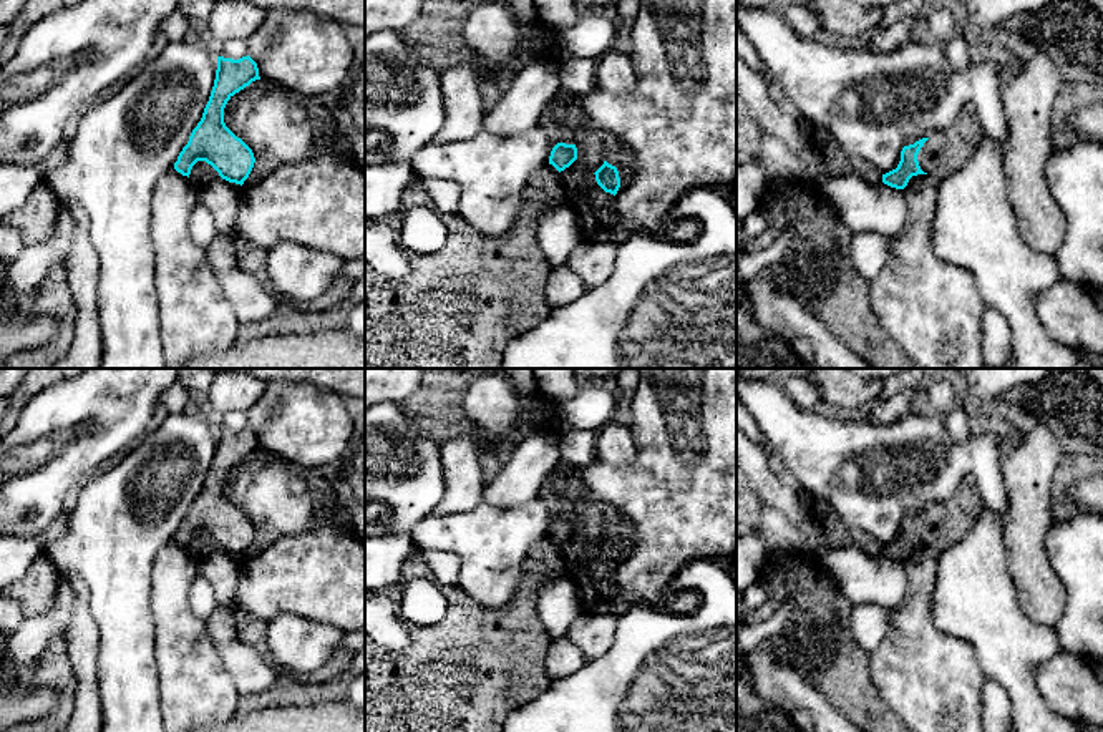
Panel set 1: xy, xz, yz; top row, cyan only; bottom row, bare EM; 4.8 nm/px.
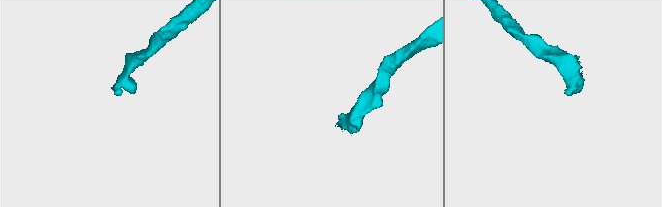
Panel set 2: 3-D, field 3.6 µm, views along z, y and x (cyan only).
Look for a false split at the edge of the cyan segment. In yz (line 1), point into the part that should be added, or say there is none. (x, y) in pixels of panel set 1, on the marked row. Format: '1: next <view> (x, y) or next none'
1: next yz (944, 153)

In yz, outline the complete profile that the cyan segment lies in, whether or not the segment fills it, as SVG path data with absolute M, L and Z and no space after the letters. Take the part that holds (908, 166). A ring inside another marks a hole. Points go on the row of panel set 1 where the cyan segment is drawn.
M969 105L949 129L904 146L897 168L882 174L882 183L904 189L909 179L917 174L945 179L972 158L984 138L977 111Z

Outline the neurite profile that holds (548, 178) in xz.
M552 164L537 169L529 178L529 186L539 188L556 198L567 198L569 194L569 191L562 184L561 173Z

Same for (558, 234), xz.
M569 203L542 214L537 226L537 244L551 267L566 266L582 242L577 216Z

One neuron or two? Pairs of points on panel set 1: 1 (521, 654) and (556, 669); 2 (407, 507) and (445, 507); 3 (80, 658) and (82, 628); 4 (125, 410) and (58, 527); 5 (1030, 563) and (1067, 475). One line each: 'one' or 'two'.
1: two
2: two
3: one
4: two
5: two

